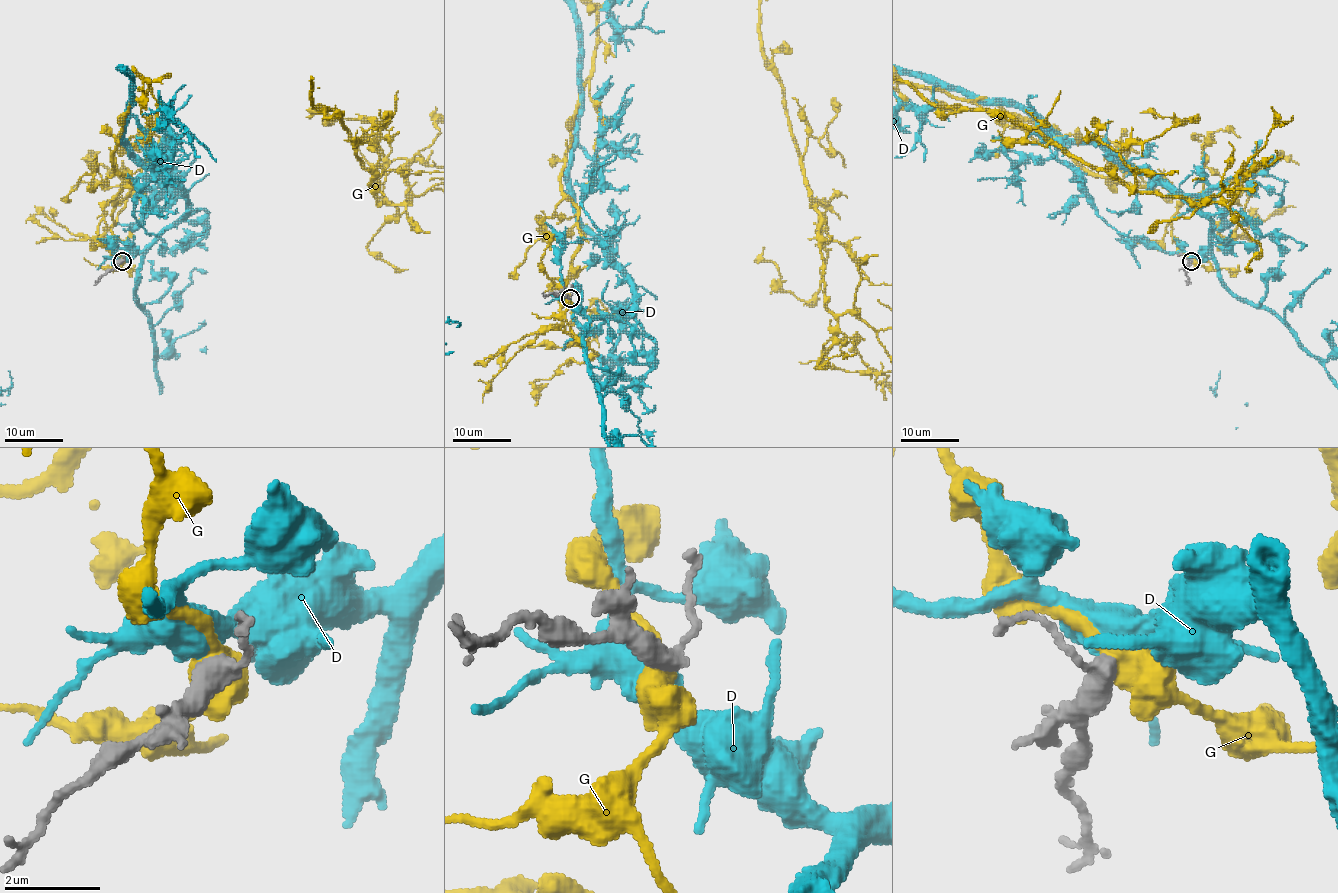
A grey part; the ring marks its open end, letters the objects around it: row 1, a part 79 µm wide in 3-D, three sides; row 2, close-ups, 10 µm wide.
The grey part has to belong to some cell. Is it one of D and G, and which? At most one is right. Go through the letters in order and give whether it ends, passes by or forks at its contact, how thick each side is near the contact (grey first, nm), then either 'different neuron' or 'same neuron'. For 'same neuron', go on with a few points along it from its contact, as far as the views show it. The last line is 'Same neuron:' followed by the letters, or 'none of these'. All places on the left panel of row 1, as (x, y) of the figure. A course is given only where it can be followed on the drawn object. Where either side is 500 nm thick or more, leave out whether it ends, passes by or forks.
D: 400 nm thick on the grey side, 550 nm on the other; different neuron
G: 420 nm thick on the grey side, 500 nm on the other; different neuron
Same neuron: none of these

